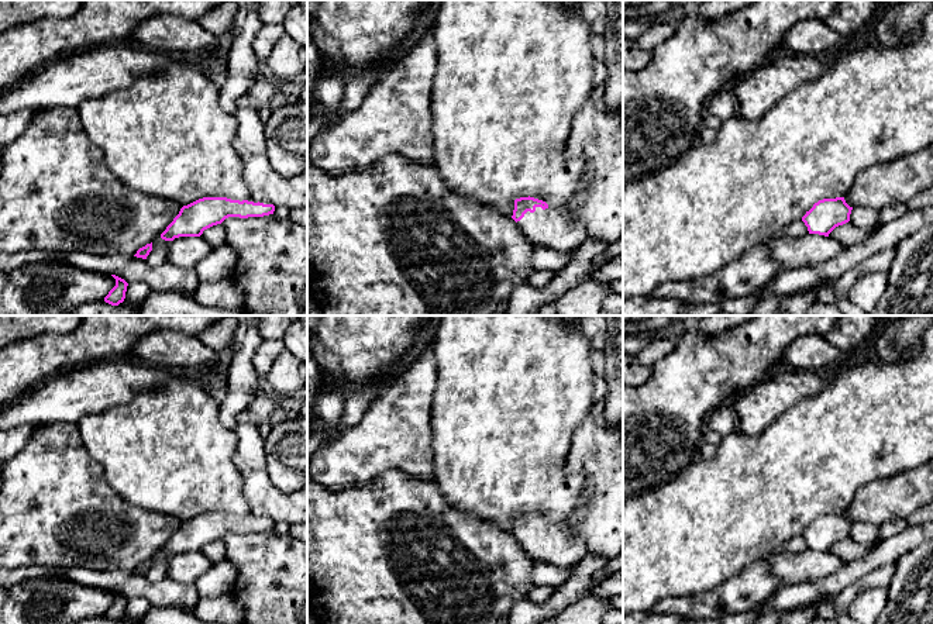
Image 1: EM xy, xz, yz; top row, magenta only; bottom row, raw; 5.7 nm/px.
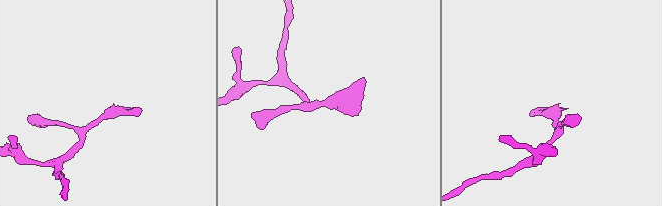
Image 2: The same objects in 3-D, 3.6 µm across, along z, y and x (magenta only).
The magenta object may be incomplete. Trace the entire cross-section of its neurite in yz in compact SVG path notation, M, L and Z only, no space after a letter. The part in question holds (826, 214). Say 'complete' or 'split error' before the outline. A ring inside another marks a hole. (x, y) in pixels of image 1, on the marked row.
complete | M844 197L823 199L806 211L802 221L809 234L829 237L836 227L850 221L851 210L853 207L846 203Z

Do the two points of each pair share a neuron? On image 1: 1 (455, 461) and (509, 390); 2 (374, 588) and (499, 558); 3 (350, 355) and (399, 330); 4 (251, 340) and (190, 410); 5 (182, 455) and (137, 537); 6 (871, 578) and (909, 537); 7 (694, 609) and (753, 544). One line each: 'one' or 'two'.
1: one
2: one
3: one
4: two
5: two
6: two
7: two

